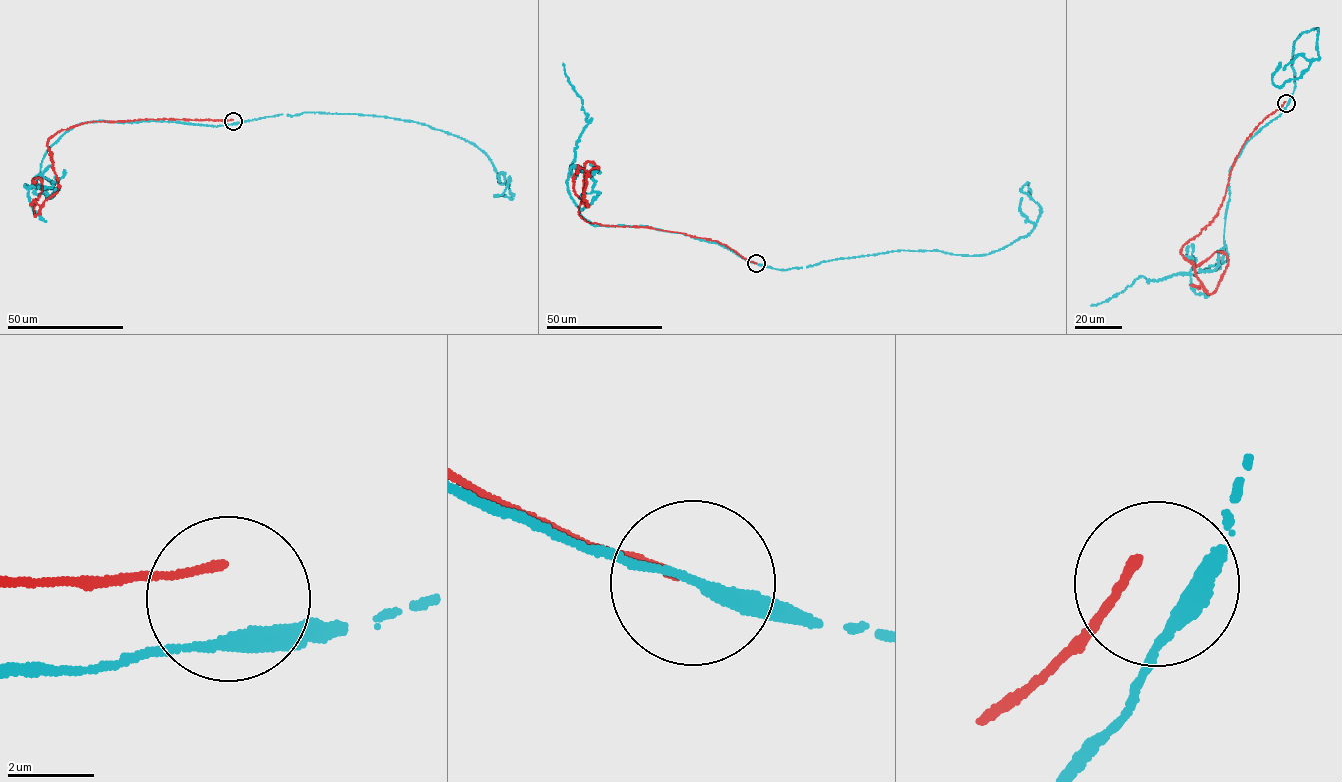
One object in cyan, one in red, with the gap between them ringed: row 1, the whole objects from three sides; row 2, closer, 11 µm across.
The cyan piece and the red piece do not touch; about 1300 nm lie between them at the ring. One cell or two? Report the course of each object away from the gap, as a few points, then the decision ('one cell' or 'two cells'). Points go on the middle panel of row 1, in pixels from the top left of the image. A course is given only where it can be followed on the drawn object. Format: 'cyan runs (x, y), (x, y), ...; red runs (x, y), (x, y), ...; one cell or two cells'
cyan runs (757, 264), (684, 234), (583, 218), (567, 180), (576, 143), (591, 120), (585, 120), (563, 63); red runs (755, 263), (682, 233), (590, 223), (579, 210), (584, 169), (598, 167), (587, 206), (574, 173); two cells

